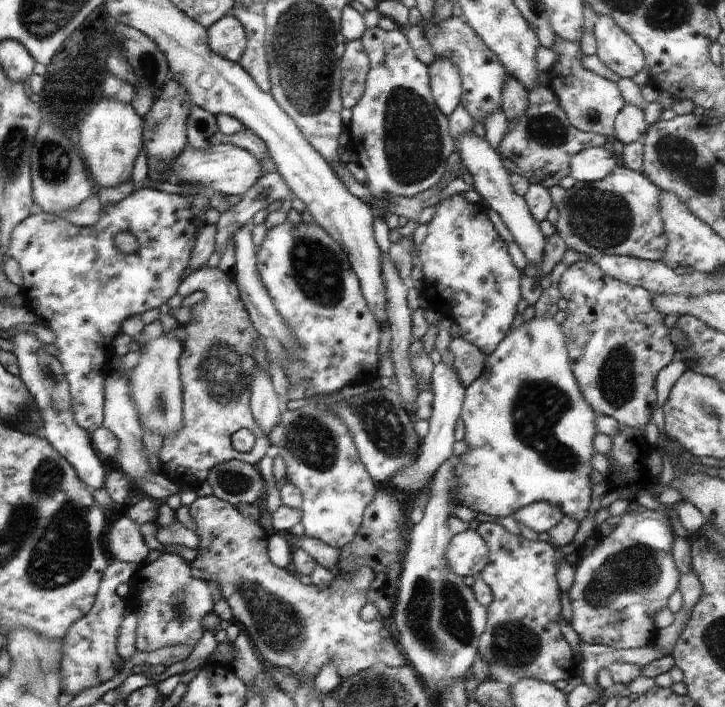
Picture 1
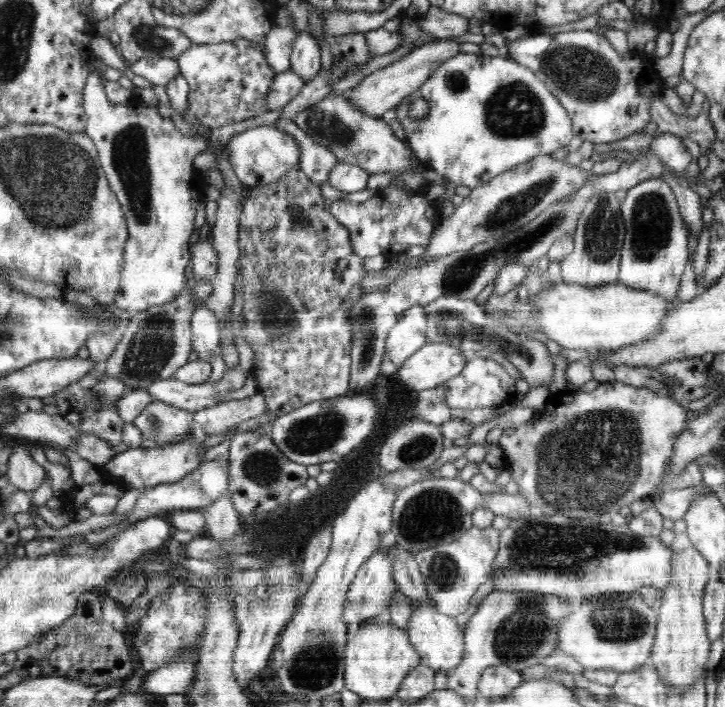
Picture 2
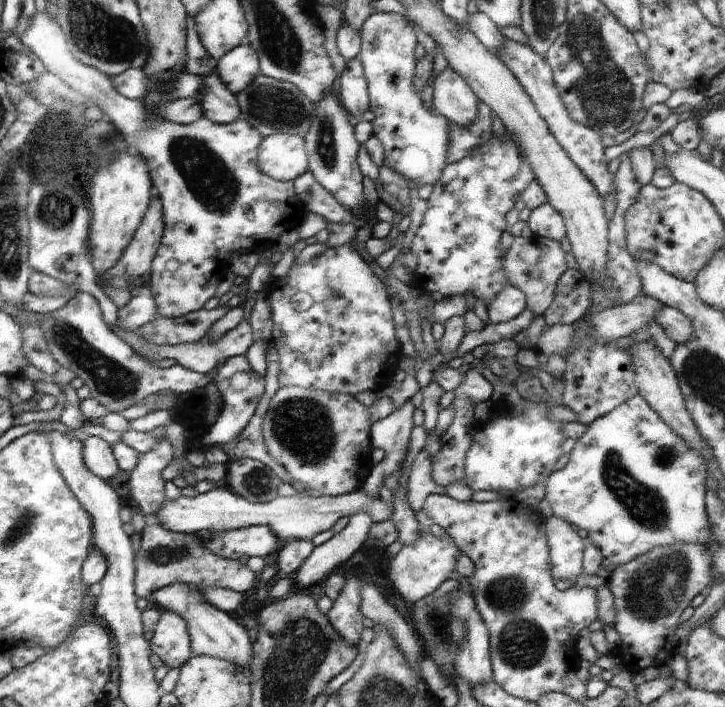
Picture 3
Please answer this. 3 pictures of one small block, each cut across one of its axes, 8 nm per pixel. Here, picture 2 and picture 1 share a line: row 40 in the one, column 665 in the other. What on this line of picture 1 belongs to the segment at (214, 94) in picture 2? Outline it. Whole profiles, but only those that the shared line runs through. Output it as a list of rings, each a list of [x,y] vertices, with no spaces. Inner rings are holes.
[[[624,166],[616,167],[598,182],[576,181],[572,188],[564,190],[564,198],[556,205],[560,214],[555,225],[556,233],[562,237],[568,249],[593,260],[604,255],[624,255],[647,261],[660,261],[669,243],[660,212],[660,193],[661,188],[646,175]]]

